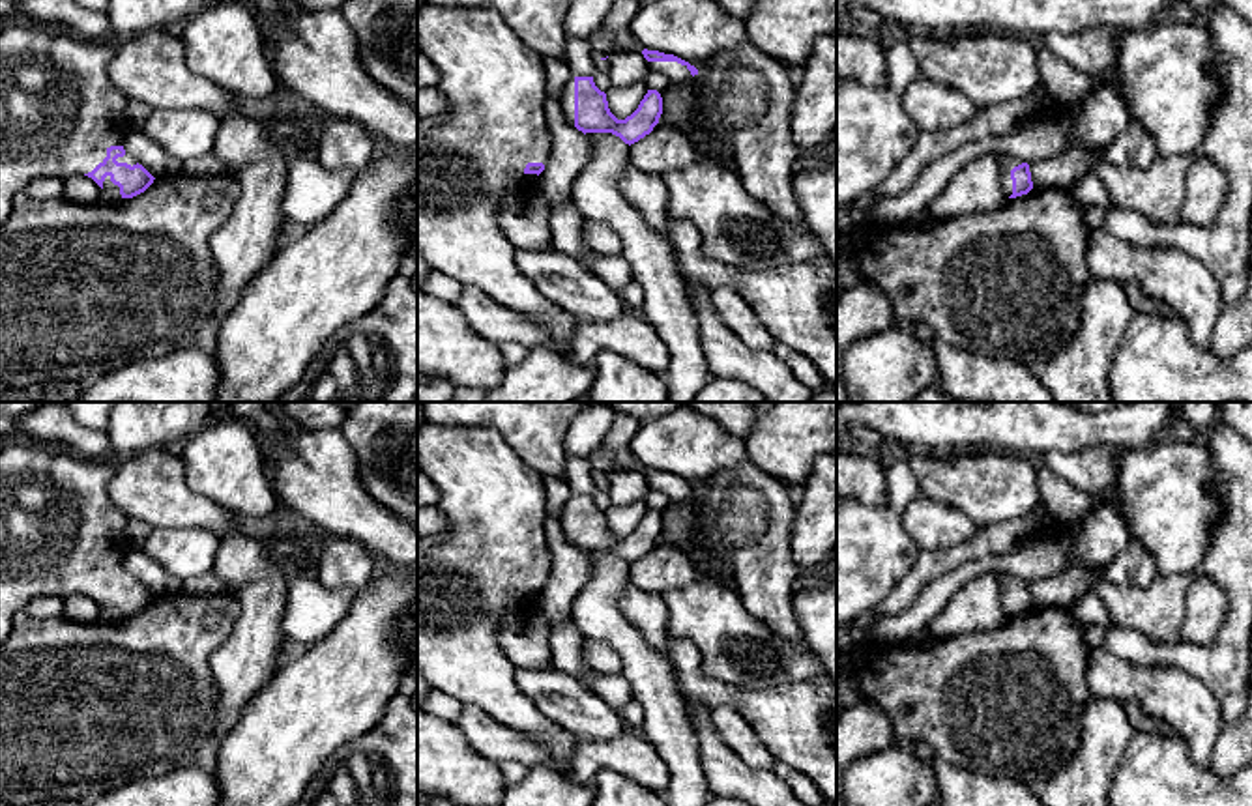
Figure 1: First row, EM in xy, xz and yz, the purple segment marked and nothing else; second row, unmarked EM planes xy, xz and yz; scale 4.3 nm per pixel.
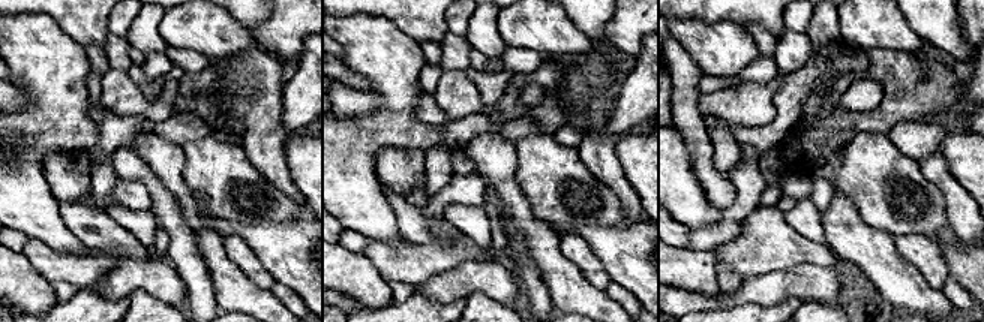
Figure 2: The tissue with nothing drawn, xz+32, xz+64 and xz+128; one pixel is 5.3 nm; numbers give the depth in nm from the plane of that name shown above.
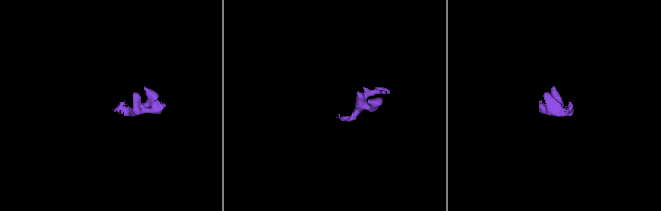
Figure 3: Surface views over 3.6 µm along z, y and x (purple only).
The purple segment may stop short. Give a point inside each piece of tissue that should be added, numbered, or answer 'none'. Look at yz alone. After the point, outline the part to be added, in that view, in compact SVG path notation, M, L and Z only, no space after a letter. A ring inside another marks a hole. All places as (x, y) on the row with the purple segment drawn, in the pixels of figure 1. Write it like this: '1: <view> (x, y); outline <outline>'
1: yz (1005, 163); outline M1001 155L996 157L997 166L999 166L999 181L1001 181L1001 189L1007 196L1012 194L1012 180L1011 180L1011 170L1018 165L1022 165L1024 161L1018 157L1011 157L1011 155Z

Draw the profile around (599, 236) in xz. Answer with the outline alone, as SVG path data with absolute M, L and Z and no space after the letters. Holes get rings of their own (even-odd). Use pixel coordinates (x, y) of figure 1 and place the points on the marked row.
M584 221L584 234L595 251L618 252L621 247L618 234L603 223Z

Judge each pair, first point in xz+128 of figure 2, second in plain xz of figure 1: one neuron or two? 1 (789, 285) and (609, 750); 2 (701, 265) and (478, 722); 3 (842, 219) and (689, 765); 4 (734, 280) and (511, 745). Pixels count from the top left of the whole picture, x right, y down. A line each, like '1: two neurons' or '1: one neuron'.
1: one neuron
2: two neurons
3: two neurons
4: two neurons

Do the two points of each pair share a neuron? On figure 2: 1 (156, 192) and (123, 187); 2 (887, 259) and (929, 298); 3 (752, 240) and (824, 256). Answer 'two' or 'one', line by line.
1: two
2: one
3: one

